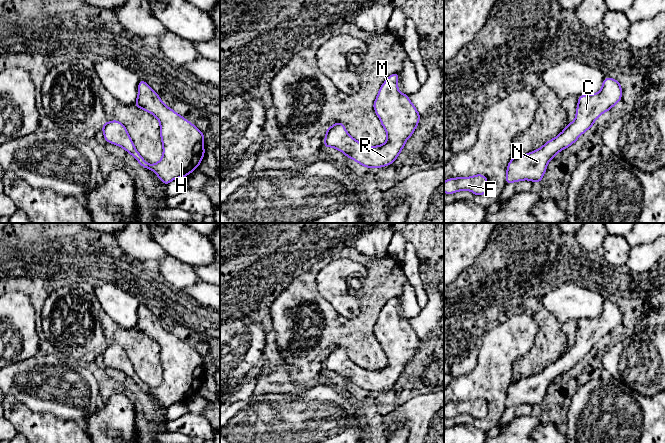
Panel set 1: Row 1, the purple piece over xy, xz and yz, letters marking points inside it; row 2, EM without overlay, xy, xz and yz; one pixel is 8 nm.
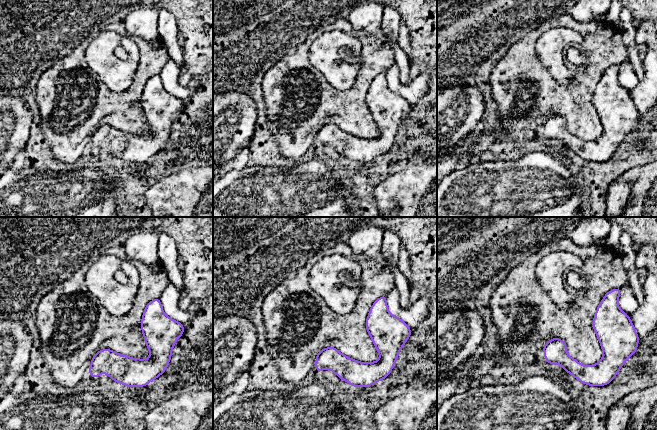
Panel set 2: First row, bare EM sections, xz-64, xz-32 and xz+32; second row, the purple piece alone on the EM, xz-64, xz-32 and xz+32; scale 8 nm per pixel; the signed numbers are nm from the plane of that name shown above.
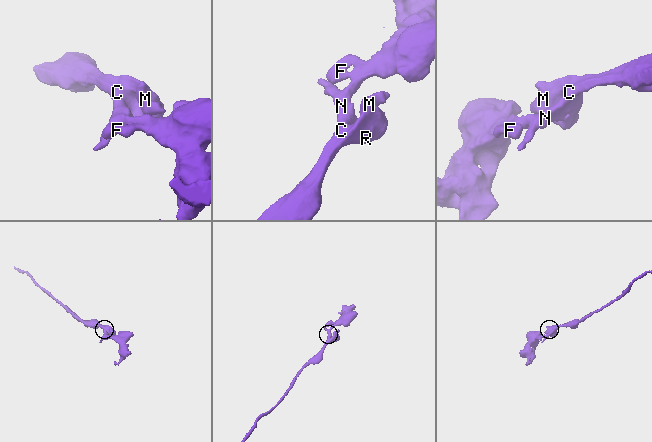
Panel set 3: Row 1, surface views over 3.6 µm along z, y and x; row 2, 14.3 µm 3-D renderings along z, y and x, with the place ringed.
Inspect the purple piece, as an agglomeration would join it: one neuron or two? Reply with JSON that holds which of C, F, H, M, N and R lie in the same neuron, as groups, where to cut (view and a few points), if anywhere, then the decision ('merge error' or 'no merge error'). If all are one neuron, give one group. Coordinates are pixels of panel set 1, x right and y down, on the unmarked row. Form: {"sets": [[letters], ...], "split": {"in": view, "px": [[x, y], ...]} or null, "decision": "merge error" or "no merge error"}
{"sets": [["C", "F", "H", "M", "N", "R"]], "split": null, "decision": "no merge error"}

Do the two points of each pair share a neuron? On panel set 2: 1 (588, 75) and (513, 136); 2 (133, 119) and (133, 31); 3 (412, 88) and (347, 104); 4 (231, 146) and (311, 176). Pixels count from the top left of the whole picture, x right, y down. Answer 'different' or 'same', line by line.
1: same
2: different
3: different
4: different

